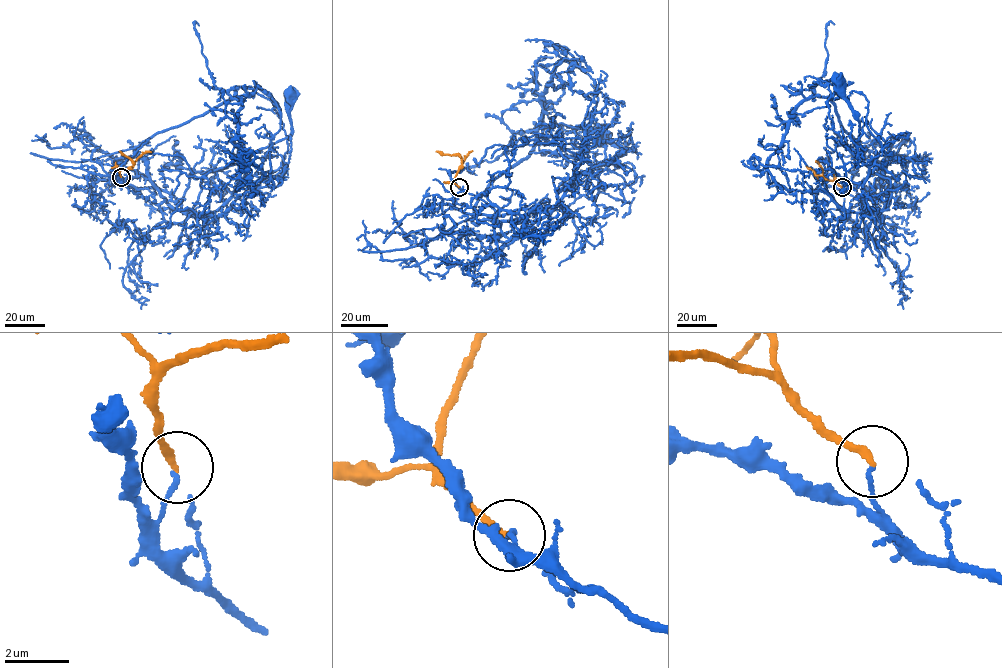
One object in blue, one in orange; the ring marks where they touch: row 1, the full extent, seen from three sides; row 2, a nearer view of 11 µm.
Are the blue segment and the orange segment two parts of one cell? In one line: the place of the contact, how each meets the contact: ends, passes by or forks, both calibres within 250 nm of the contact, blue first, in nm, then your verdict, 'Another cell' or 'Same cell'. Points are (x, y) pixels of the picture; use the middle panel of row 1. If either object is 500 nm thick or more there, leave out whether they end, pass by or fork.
Place: (459, 187). At the ring blue ends. At the ring orange ends. Thickness 120 nm (blue) against 240 nm. Another cell

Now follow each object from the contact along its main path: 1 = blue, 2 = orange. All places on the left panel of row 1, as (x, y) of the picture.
1: (120, 177), (157, 205), (164, 220), (210, 214), (247, 175), (242, 162), (291, 133), (290, 92)
2: (120, 177), (120, 170), (135, 164), (120, 151)

